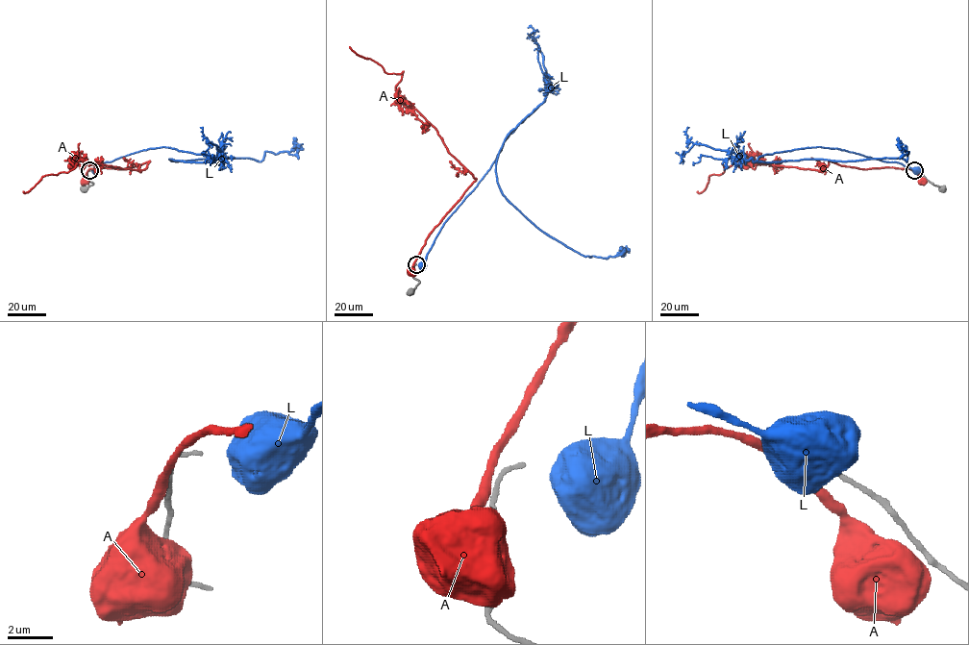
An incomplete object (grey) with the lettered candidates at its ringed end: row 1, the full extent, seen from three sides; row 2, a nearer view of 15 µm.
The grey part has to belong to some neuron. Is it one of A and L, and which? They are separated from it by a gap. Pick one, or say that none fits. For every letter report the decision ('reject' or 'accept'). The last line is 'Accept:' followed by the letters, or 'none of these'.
A: reject
L: reject
Accept: none of these

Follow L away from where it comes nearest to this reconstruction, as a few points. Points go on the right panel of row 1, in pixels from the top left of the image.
L: (914, 170), (899, 162), (819, 146), (765, 154), (757, 161), (902, 158), (906, 161), (908, 154), (898, 137)

